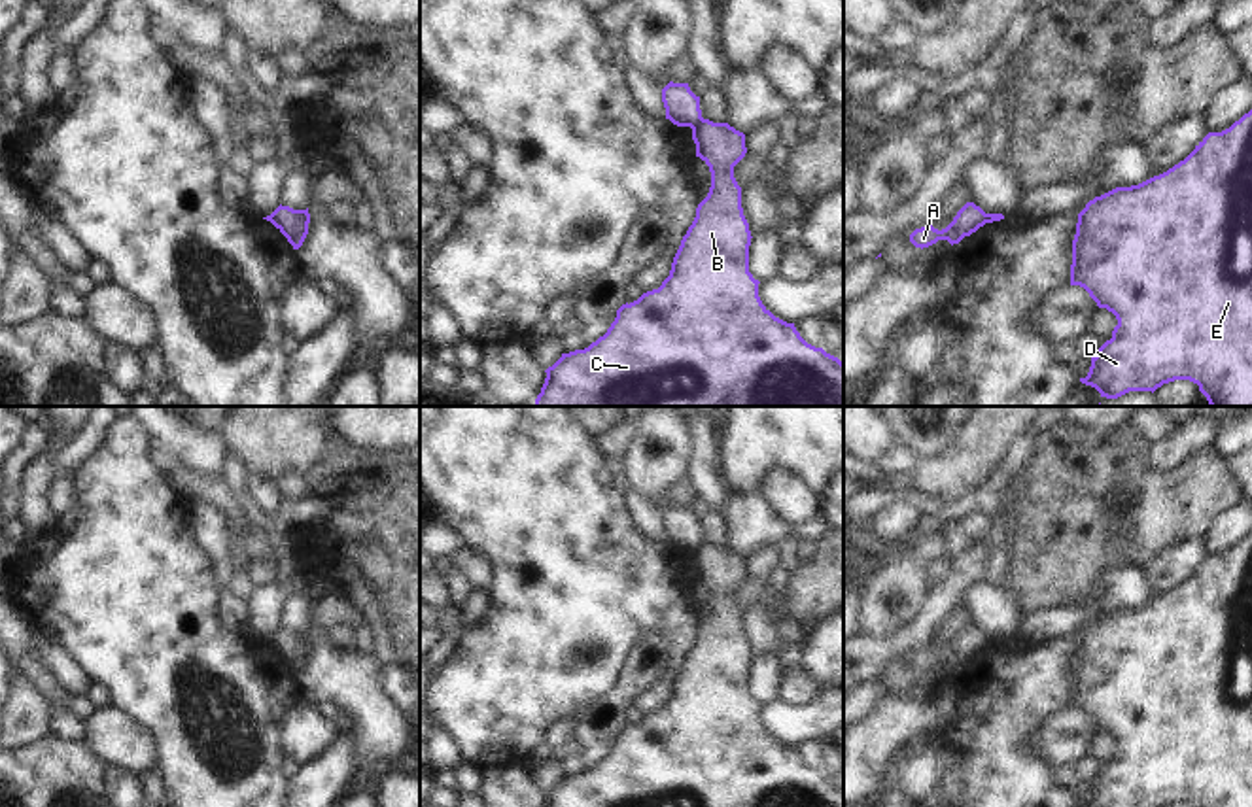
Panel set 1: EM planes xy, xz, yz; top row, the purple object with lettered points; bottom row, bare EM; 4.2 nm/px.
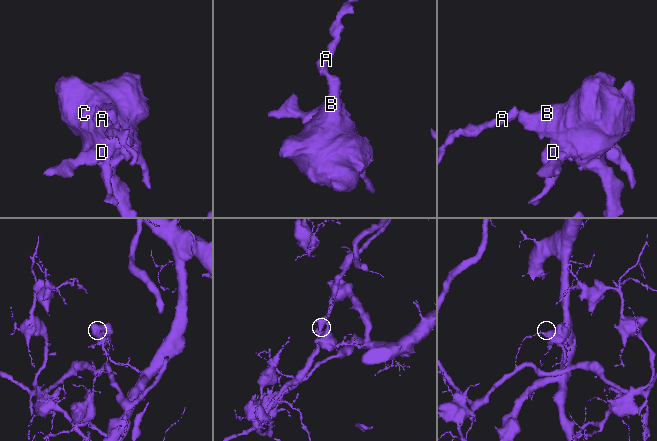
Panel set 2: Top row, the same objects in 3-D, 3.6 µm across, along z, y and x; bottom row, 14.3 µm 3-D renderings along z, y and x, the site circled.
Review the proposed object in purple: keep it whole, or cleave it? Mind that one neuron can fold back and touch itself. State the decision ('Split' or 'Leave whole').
Split.

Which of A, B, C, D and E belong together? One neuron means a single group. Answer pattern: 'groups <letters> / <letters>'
groups A / B C D E

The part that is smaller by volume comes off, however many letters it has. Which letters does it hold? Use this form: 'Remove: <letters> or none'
Remove: A

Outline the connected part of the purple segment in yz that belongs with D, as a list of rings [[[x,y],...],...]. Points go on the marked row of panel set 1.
[[[1252,110],[1222,132],[1209,132],[1195,149],[1167,172],[1139,185],[1116,187],[1095,197],[1078,214],[1072,240],[1070,285],[1084,287],[1099,308],[1118,319],[1112,338],[1091,357],[1091,367],[1082,384],[1095,387],[1101,397],[1118,399],[1129,391],[1156,391],[1174,380],[1199,386],[1210,406],[1252,406]]]

